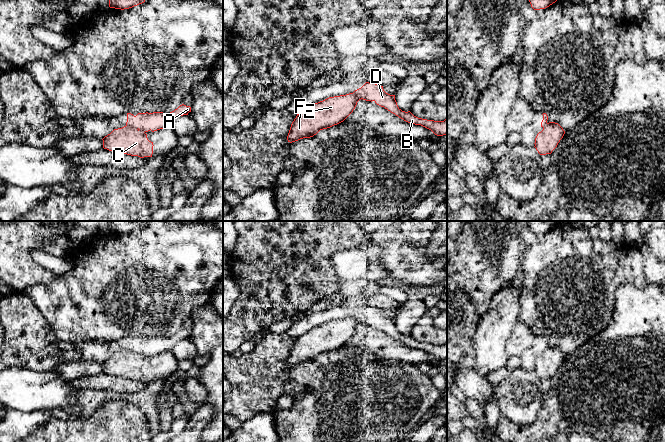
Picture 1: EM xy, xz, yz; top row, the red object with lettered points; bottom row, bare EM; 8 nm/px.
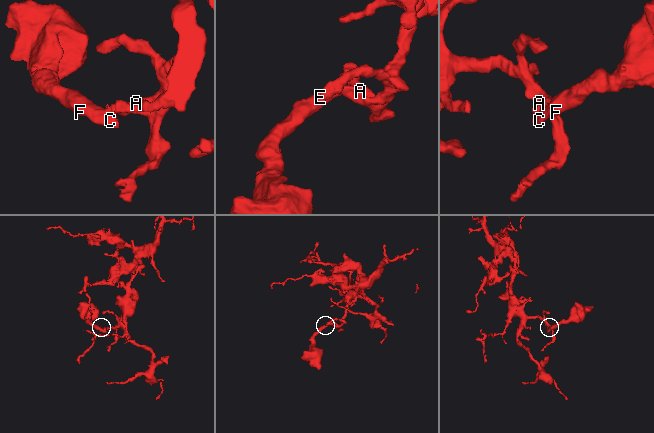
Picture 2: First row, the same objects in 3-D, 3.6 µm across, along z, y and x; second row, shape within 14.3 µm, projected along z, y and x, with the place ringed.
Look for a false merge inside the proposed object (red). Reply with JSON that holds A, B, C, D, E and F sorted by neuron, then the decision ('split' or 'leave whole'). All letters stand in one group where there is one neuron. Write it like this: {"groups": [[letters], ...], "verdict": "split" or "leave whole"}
{"groups": [["A", "B", "D"], ["C", "E", "F"]], "verdict": "split"}

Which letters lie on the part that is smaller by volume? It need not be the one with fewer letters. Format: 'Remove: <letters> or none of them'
Remove: C, E, F

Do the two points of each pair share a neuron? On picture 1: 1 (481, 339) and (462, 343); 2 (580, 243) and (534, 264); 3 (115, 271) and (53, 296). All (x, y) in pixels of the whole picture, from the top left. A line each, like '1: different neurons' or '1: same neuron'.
1: different neurons
2: same neuron
3: same neuron

